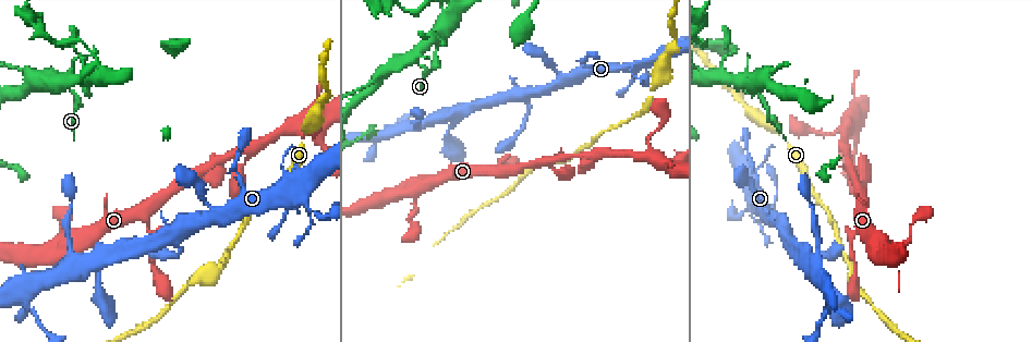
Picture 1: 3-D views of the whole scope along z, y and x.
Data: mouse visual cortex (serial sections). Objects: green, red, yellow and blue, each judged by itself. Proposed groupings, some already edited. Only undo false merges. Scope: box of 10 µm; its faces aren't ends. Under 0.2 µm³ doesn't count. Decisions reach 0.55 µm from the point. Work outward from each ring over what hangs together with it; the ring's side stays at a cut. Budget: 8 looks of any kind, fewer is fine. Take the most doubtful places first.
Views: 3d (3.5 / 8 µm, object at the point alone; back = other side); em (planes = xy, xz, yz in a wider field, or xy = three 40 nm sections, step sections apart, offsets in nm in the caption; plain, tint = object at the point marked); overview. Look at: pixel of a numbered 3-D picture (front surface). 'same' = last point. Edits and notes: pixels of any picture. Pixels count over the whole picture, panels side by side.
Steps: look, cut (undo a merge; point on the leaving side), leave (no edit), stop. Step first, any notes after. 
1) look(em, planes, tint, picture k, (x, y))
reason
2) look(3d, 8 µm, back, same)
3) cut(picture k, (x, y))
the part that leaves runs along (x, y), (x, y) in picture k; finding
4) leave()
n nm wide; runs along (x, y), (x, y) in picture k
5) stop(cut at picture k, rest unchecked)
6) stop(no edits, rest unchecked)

look(3d, 8 µm, picture 1, (376, 137))
three-way junction

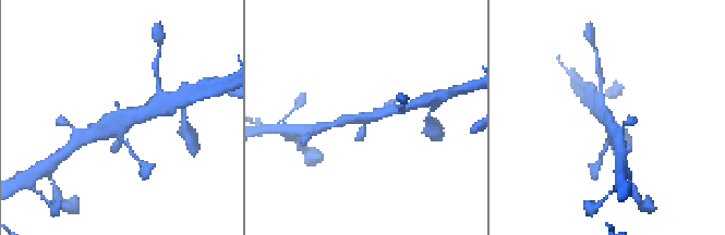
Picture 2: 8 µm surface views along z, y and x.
look(em, xy, step 5, tint, same)

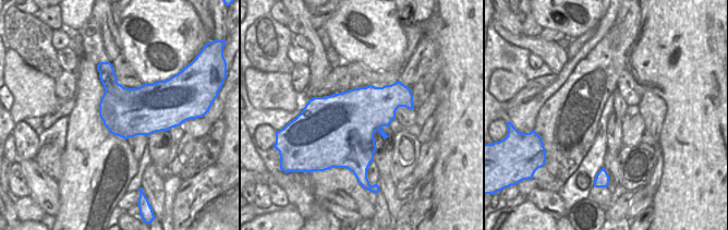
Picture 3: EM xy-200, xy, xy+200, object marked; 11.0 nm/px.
leave()
runs along (147, 111), (96, 135) in picture 2; continuous, no second cell

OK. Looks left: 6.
look(3d, 3.5 µm, picture 1, (292, 197))

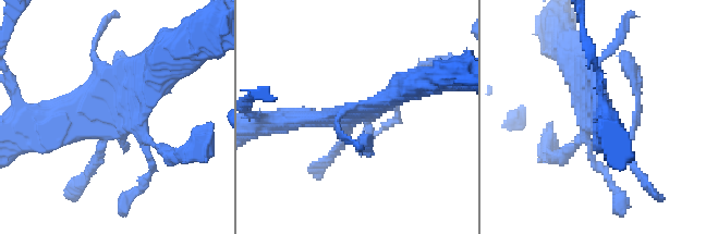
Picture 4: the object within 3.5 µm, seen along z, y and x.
look(em, planes, tint, picture 4, (355, 118))

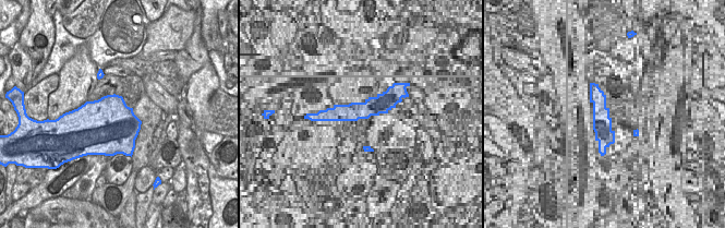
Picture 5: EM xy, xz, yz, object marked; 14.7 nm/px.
look(em, xy, step 2, tint, same)
another direction

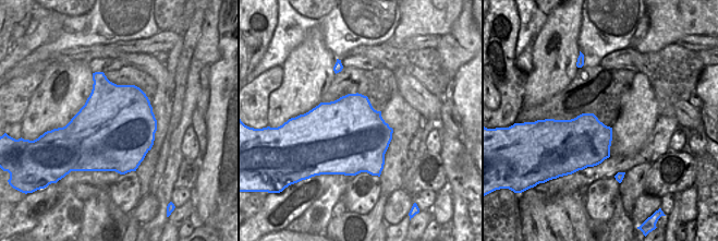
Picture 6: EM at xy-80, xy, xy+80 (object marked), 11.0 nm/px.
leave()
runs along (33, 119), (110, 119), (157, 69) in picture 4; continuous, no second cell

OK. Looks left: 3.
look(3d, 3.5 µm, picture 1, (852, 121))
sudden change in width

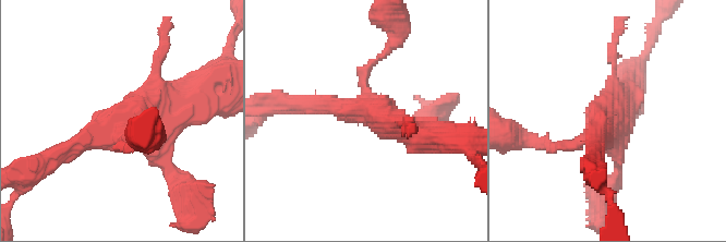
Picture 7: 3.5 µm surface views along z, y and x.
look(em, planes, tint, picture 7, (379, 116))
now the EM

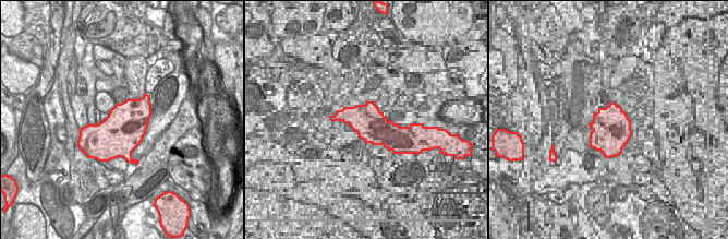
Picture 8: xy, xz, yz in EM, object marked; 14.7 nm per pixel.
leave()
runs along (70, 147), (193, 94) in picture 7; one cell here

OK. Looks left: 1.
stop(no edits, rest unchecked)

